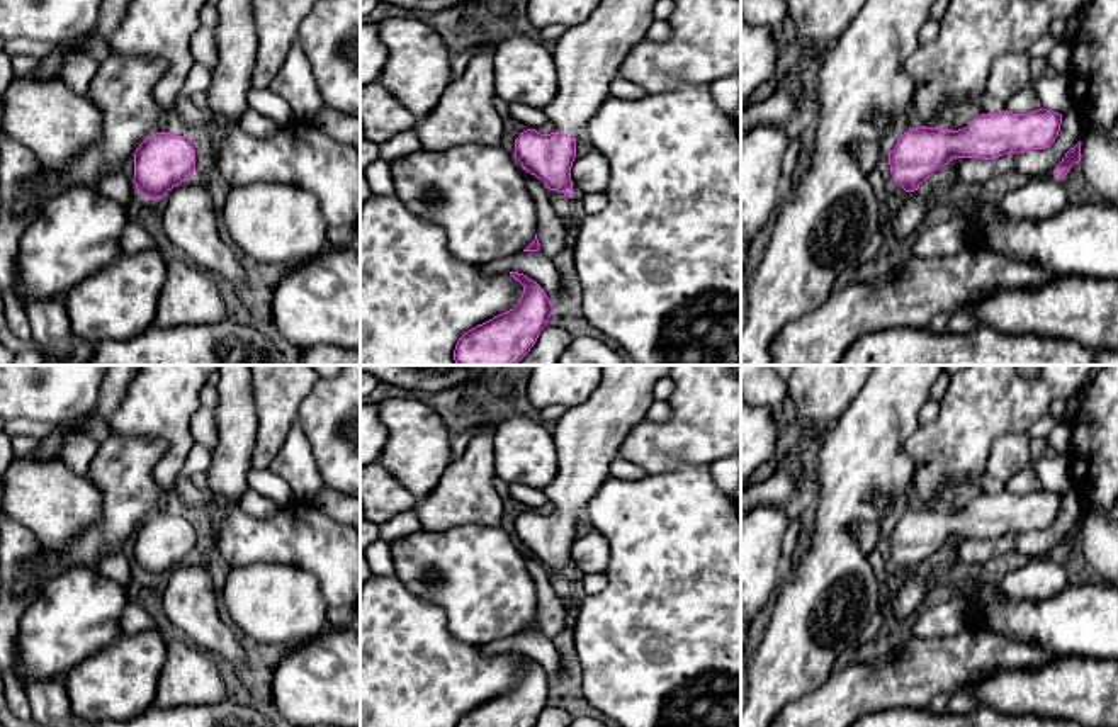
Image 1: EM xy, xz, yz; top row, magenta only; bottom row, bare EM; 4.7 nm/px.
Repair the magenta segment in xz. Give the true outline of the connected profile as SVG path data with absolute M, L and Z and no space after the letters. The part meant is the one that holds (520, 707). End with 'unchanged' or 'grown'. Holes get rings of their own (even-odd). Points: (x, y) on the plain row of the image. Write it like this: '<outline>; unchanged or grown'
M510 652L523 666L518 685L464 713L455 727L534 727L554 688L545 671L523 654Z; unchanged

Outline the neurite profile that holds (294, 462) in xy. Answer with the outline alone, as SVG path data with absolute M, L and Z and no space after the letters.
M297 421L291 426L268 469L294 489L299 501L316 501L326 486L319 476L309 440Z

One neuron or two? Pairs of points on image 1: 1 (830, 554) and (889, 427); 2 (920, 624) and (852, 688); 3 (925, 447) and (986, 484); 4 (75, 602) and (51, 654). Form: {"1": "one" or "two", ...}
{"1": "one", "2": "two", "3": "two", "4": "one"}

